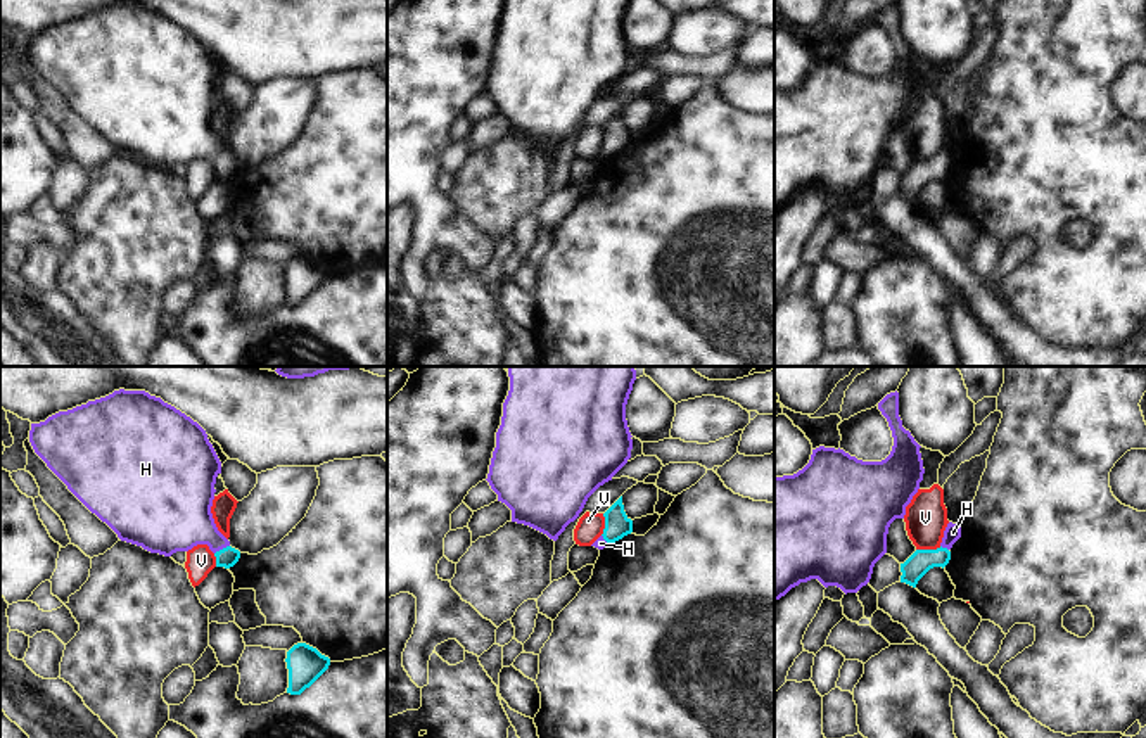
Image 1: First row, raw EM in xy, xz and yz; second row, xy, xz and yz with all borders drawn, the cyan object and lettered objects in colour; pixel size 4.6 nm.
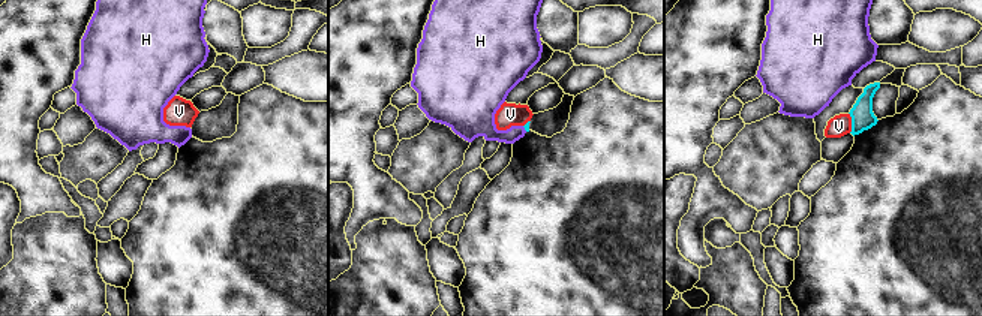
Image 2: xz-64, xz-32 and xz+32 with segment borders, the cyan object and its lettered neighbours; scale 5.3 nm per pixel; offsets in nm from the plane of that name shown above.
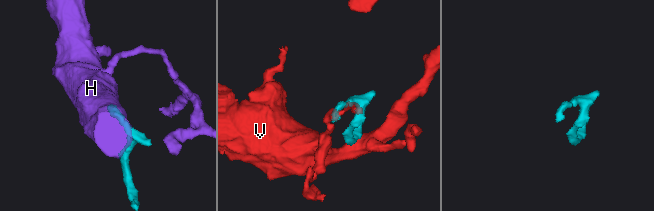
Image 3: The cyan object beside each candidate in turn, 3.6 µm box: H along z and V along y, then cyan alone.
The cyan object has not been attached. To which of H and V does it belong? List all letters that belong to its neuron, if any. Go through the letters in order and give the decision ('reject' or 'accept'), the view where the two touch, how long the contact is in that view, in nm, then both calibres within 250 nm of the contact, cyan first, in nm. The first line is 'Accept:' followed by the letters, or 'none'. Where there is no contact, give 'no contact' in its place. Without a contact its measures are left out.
Accept: H
H: accept; contact in xy; length 80 nm; calibres 90 and 300 nm
V: reject; contact in yz; length 120 nm; calibres 110 and 190 nm

